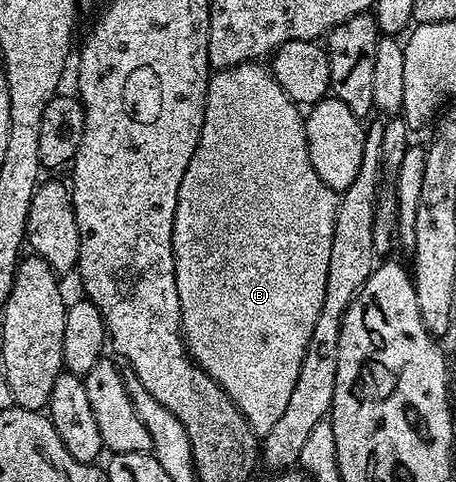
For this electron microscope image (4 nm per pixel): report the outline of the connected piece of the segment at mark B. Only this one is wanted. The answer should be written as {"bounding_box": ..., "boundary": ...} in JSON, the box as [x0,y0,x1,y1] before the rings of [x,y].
{"bounding_box":[173,64,339,436],"boundary":[[[242,64],[228,67],[224,72],[217,72],[209,79],[209,96],[207,99],[207,113],[203,120],[201,139],[195,148],[195,156],[191,156],[191,164],[187,164],[187,172],[183,184],[179,184],[179,200],[175,208],[175,220],[173,221],[173,255],[175,256],[175,284],[179,288],[179,304],[181,305],[181,333],[185,340],[185,349],[188,350],[190,358],[197,363],[201,369],[206,370],[210,376],[227,392],[227,396],[237,405],[239,412],[249,422],[253,433],[263,436],[272,428],[277,420],[283,416],[283,410],[287,408],[287,402],[291,400],[291,392],[295,389],[295,380],[299,380],[299,368],[303,364],[303,352],[307,352],[307,340],[311,340],[311,332],[315,328],[315,320],[319,320],[319,308],[321,307],[321,296],[327,288],[327,268],[329,267],[329,242],[335,236],[335,216],[337,215],[337,203],[339,194],[336,189],[319,180],[319,172],[311,164],[311,156],[305,151],[307,136],[305,135],[305,119],[297,118],[298,107],[290,103],[287,92],[283,92],[280,84],[273,80],[272,69],[261,67],[261,64]]]}

